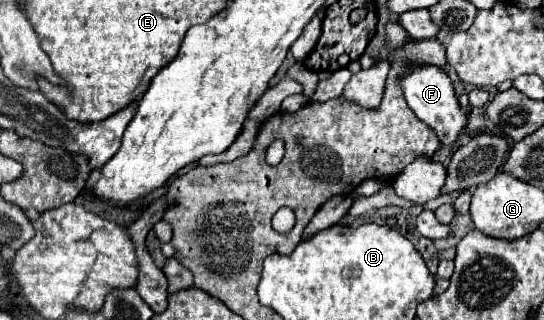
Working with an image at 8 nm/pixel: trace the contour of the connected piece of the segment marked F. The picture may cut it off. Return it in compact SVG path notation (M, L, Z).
M420 66L420 68L412 68L402 78L400 84L402 84L402 90L404 90L410 110L416 114L416 118L420 122L424 122L426 126L430 126L434 130L440 144L452 146L454 142L458 142L462 130L468 124L468 112L460 108L452 80L448 78L448 74L444 70L436 70L436 66Z

